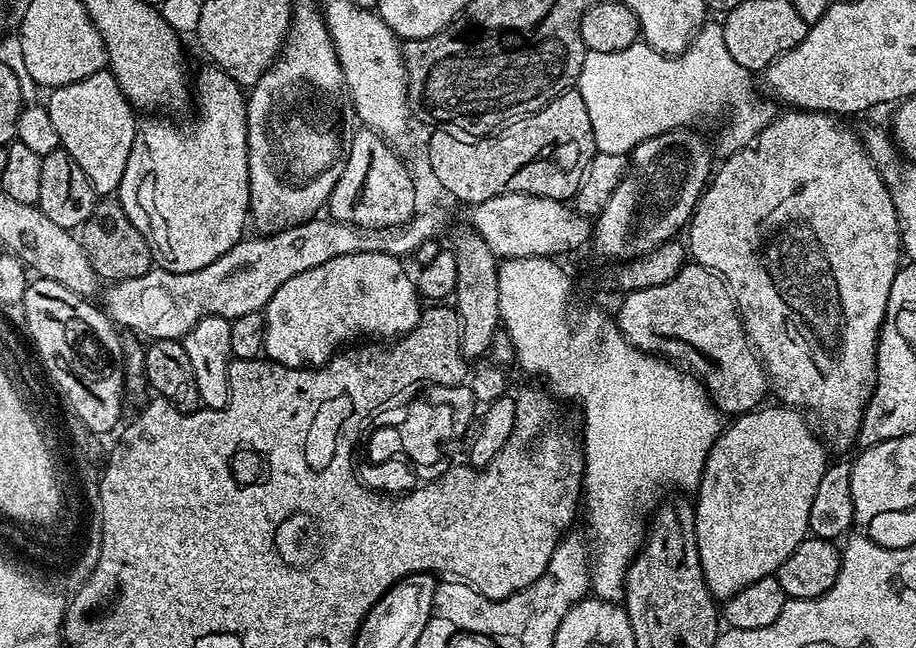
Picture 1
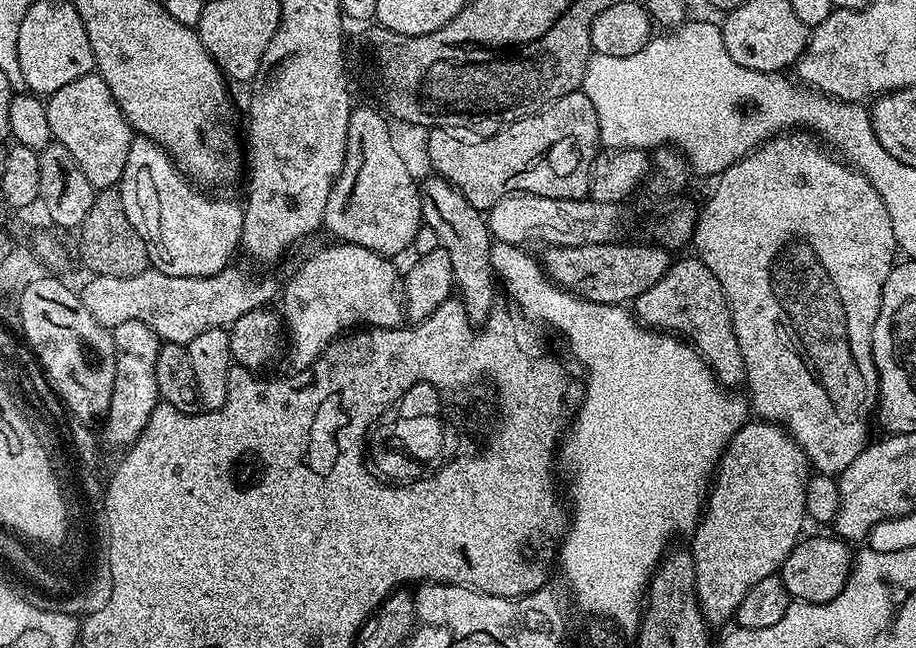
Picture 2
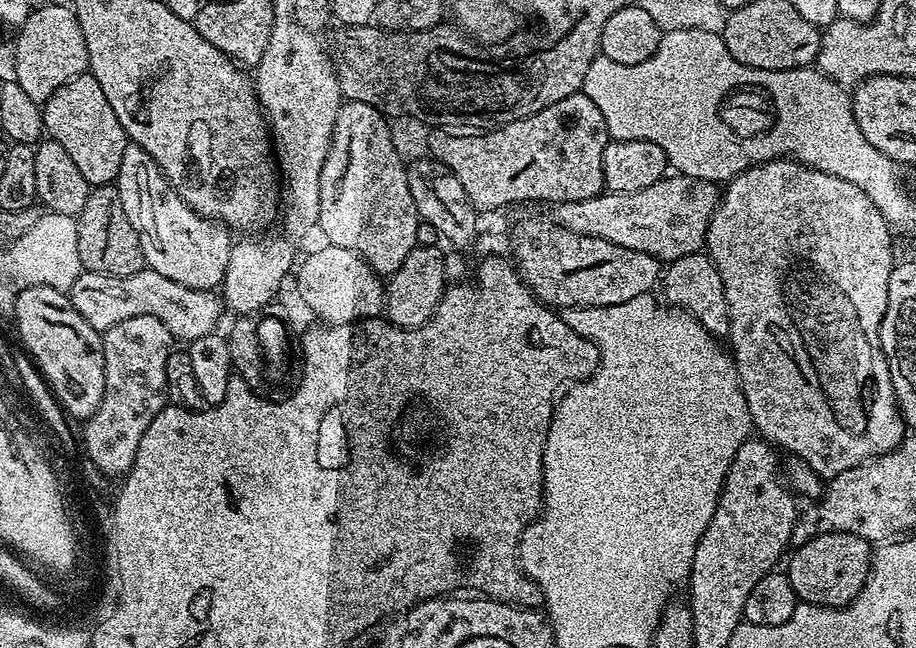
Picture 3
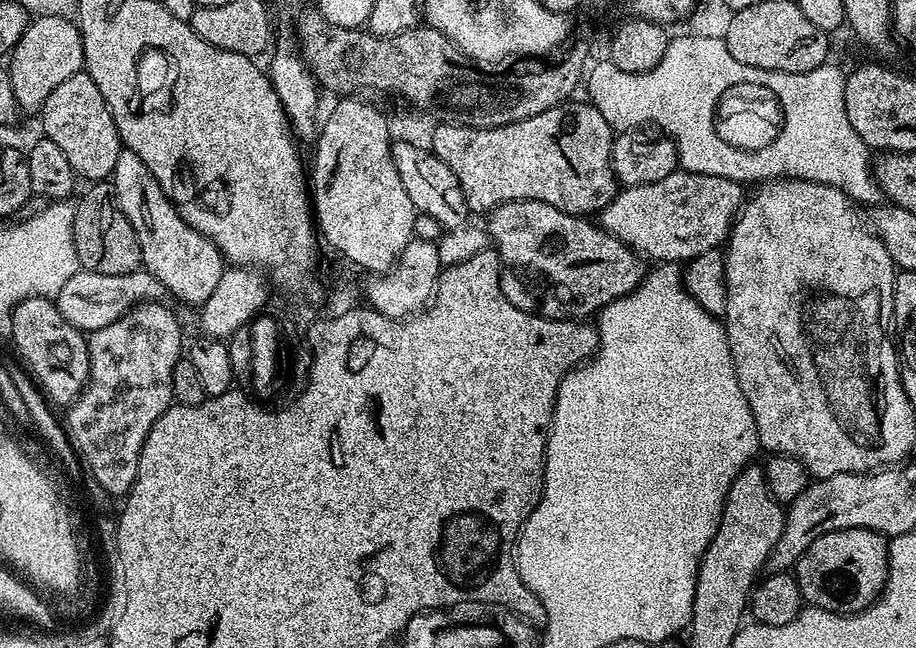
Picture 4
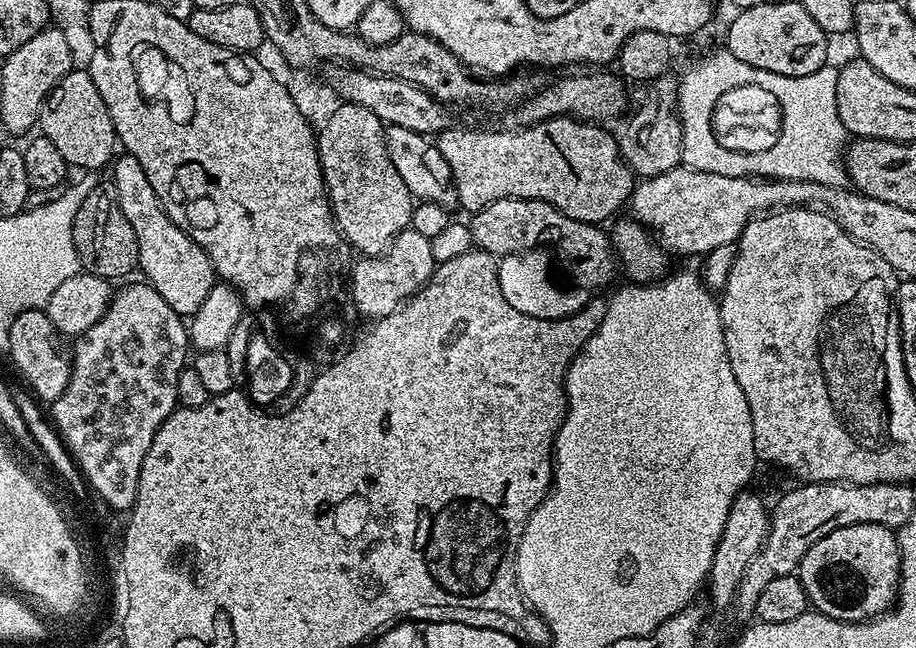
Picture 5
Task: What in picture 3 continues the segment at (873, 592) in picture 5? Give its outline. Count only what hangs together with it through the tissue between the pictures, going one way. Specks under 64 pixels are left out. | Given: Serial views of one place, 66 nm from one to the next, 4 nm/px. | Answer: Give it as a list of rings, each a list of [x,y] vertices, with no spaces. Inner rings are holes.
[[[845,532],[816,536],[799,545],[795,551],[787,557],[786,571],[790,586],[794,586],[797,601],[817,604],[823,608],[845,608],[850,601],[858,598],[874,555],[873,545],[869,541]]]

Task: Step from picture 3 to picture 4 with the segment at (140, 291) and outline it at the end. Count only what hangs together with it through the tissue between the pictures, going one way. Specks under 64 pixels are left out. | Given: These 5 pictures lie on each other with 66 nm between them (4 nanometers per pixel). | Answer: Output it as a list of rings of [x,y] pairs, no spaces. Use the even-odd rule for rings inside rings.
[[[78,270],[54,299],[62,318],[66,318],[70,326],[74,326],[79,332],[91,334],[102,330],[102,326],[110,326],[110,322],[114,322],[136,305],[160,302],[165,296],[166,289],[162,282],[143,270],[130,274],[94,274]]]

